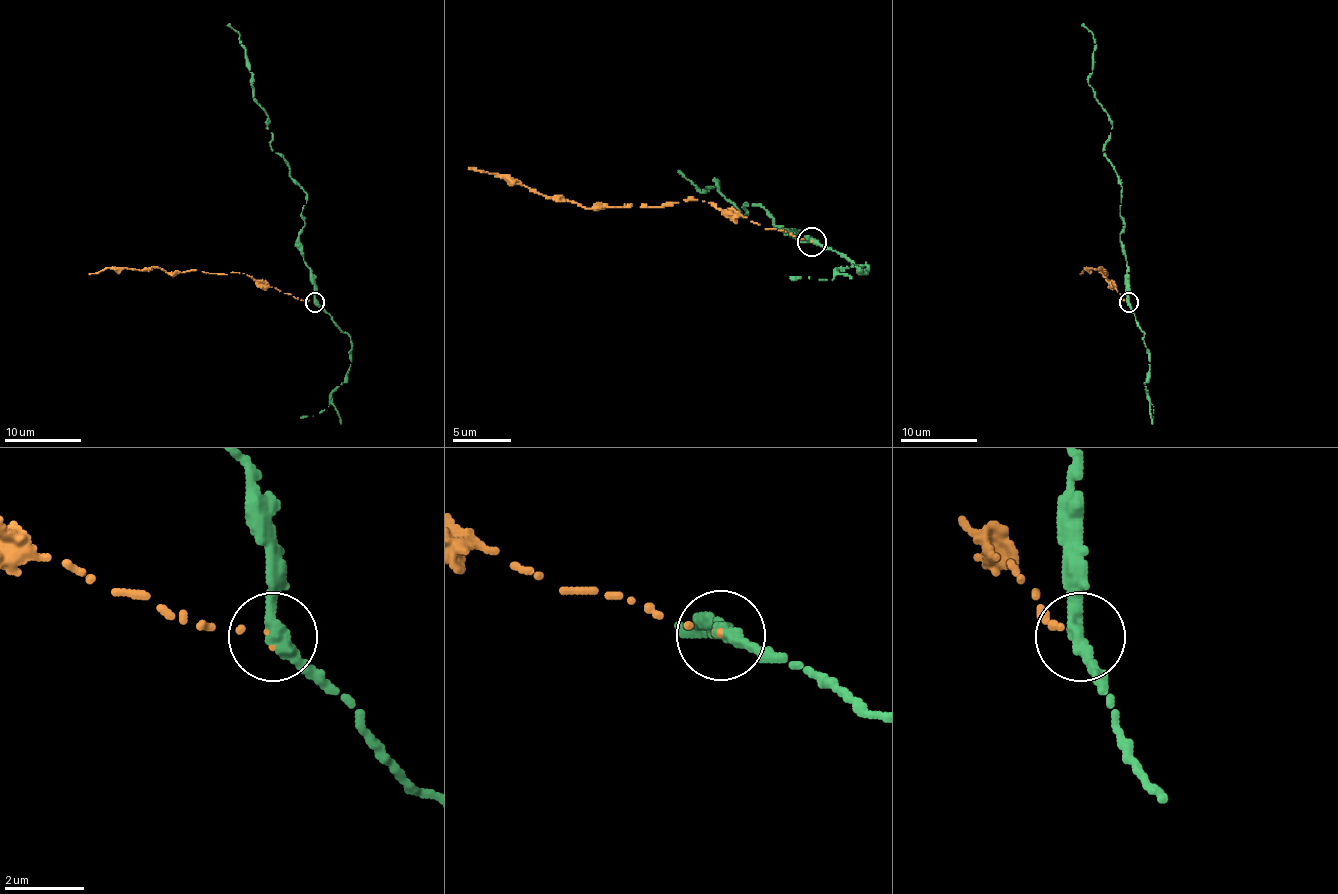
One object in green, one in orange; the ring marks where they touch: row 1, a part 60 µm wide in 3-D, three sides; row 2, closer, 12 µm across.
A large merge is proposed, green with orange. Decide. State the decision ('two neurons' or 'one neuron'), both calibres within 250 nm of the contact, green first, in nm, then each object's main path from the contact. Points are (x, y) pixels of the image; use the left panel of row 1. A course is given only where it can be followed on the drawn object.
two neurons | 340/110 nm | green via (315, 301), (315, 277), (298, 238), (306, 192), (271, 148), (244, 47), (227, 24) | orange via (313, 301), (285, 294), (271, 286), (260, 286), (244, 273), (107, 267), (89, 275)

